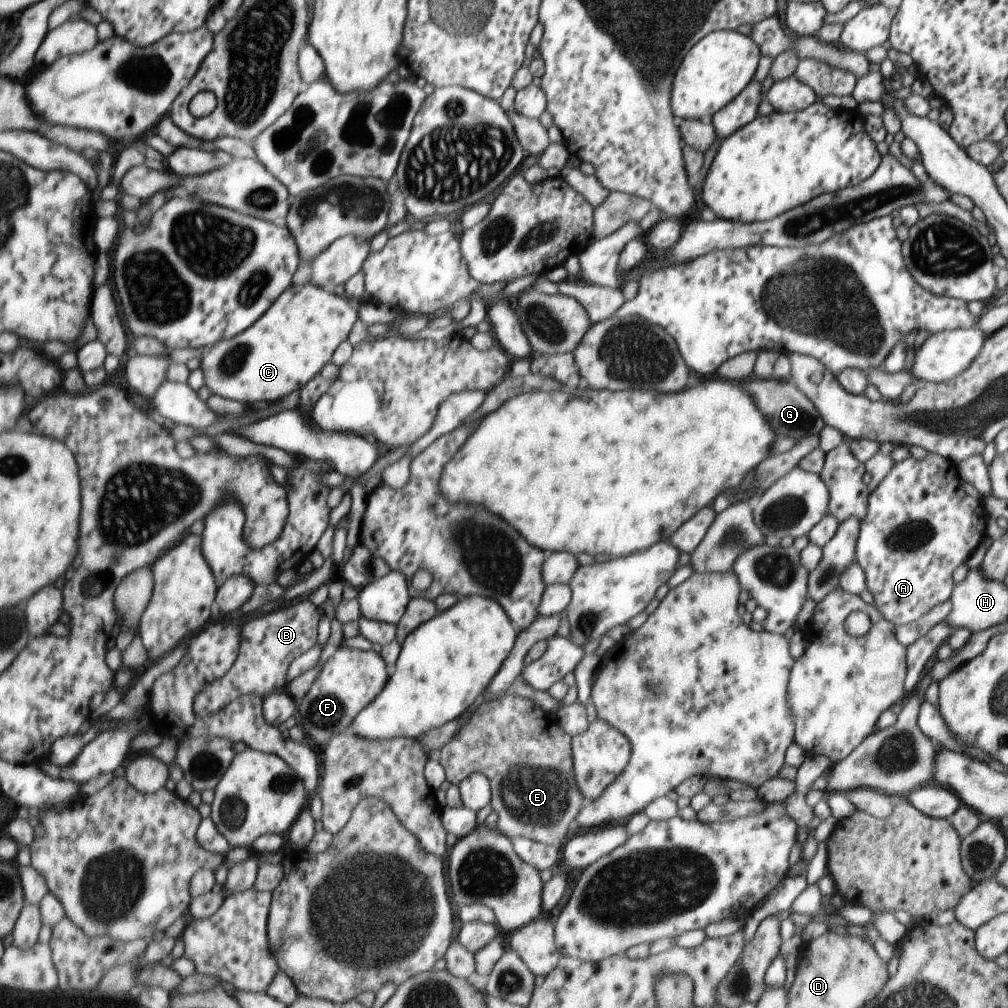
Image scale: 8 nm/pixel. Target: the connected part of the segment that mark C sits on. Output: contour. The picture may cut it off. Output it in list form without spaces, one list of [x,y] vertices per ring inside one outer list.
[[[314,284],[293,285],[252,327],[231,340],[223,338],[212,345],[202,358],[206,386],[212,394],[219,394],[234,401],[277,402],[294,390],[303,388],[332,362],[335,351],[340,344],[347,341],[349,331],[357,320],[357,308],[350,305],[344,296],[337,296]]]

